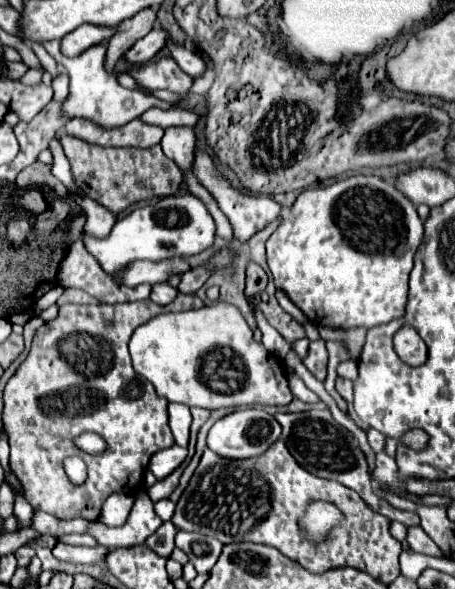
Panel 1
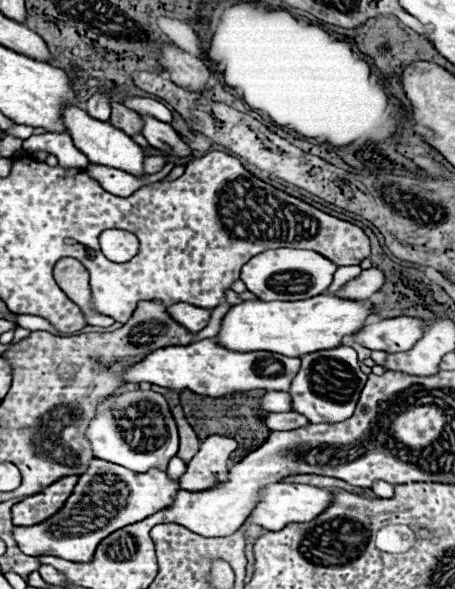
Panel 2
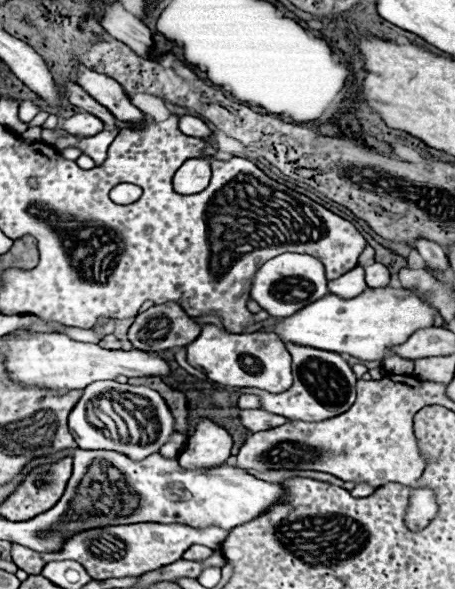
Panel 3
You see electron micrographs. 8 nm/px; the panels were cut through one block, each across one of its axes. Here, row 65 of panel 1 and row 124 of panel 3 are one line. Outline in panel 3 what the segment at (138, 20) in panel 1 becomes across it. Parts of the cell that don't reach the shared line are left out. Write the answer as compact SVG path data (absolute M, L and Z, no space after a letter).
M68 82L68 84L66 84L66 96L68 96L70 102L72 102L74 106L78 106L80 110L98 116L98 118L106 124L106 130L114 130L114 128L116 128L116 118L114 118L102 104L98 104L88 92L84 92L78 84L70 84L70 82Z

